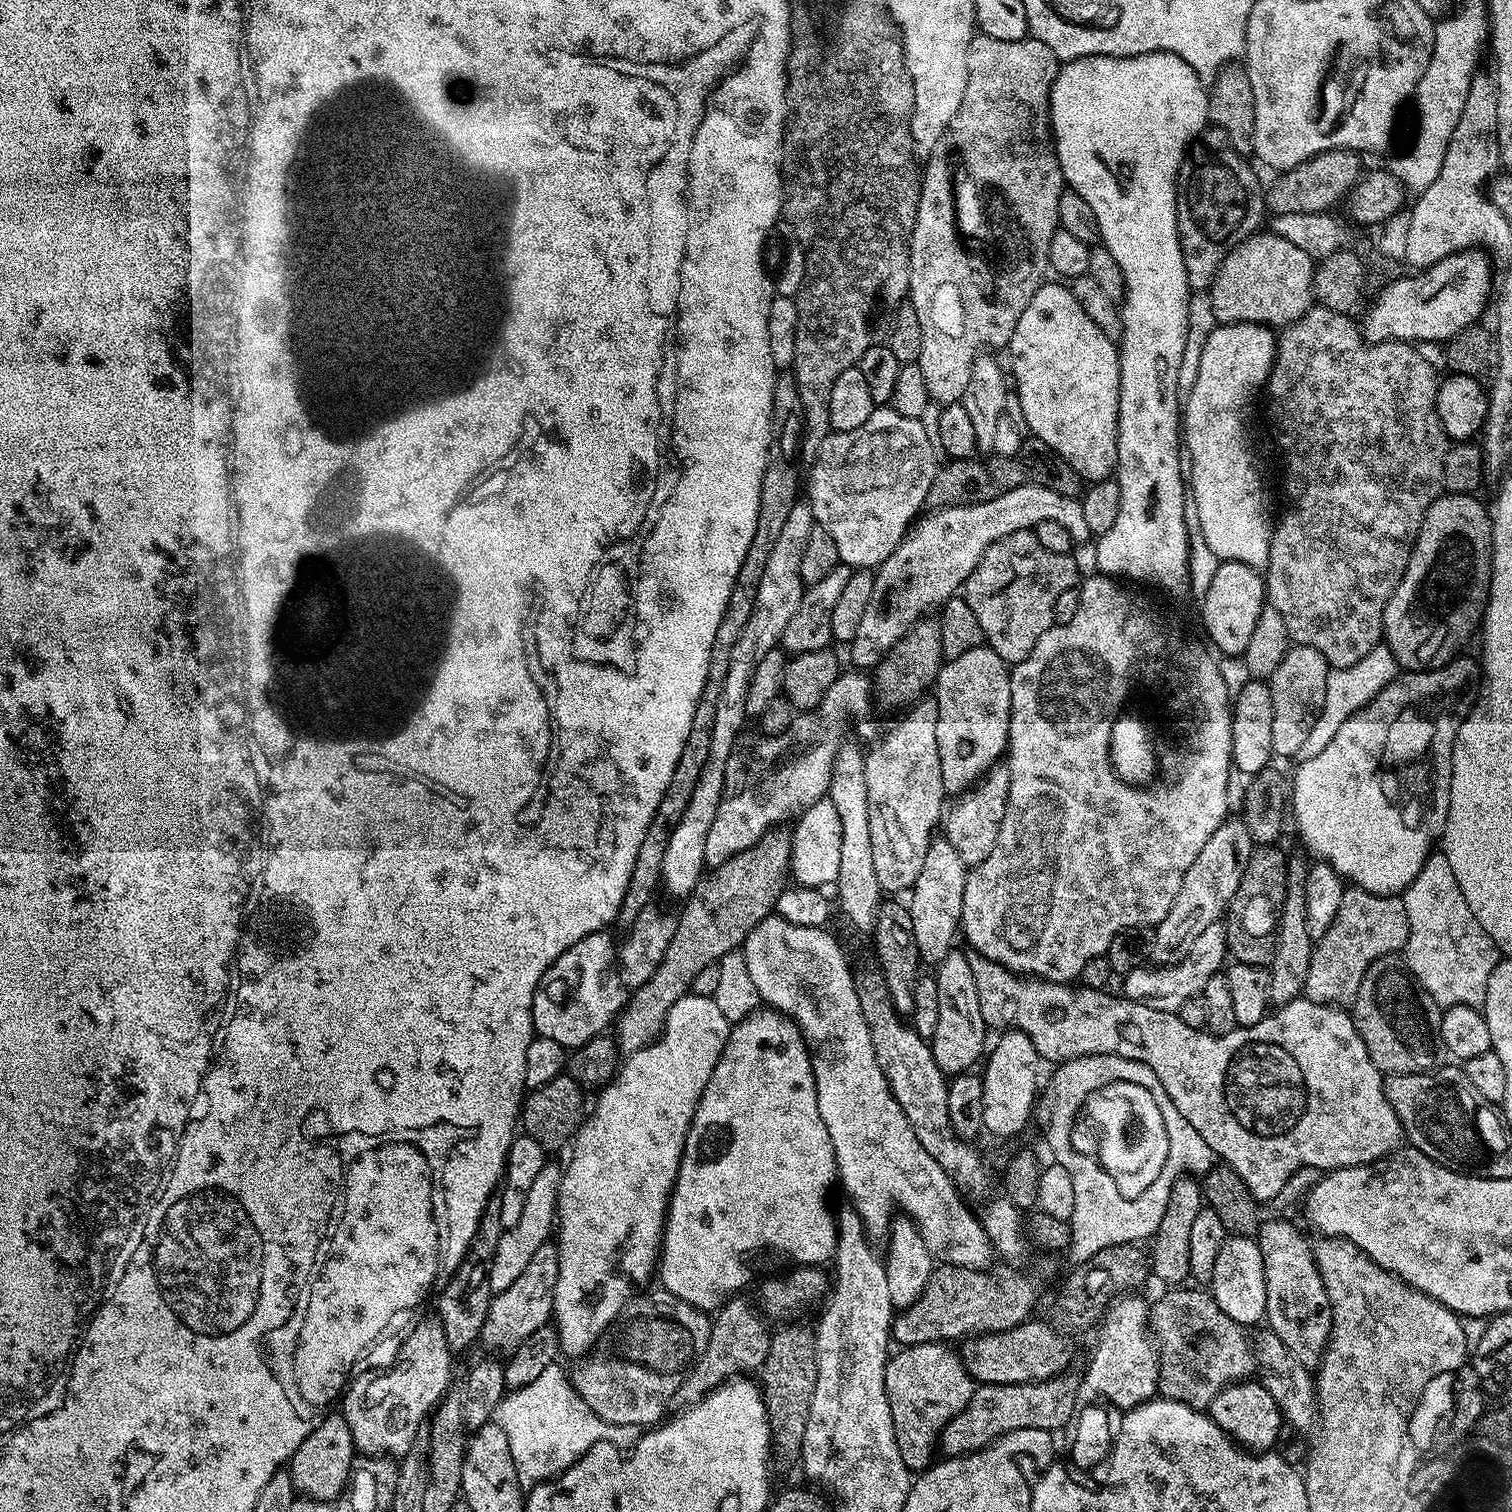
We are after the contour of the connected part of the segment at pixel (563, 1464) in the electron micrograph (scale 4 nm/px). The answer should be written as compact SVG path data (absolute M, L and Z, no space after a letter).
M559 1363L546 1366L546 1370L534 1382L524 1385L516 1391L509 1391L504 1401L496 1407L494 1423L502 1426L506 1438L510 1441L510 1454L514 1454L514 1466L518 1470L518 1482L525 1490L531 1490L537 1484L543 1484L561 1476L567 1468L574 1466L599 1440L608 1440L617 1446L631 1445L637 1439L638 1430L629 1424L608 1424L574 1390L566 1372L560 1369Z

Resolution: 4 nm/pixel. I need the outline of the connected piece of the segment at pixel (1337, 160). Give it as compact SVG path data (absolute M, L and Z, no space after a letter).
M1349 148L1326 150L1312 156L1298 166L1281 171L1280 176L1266 188L1266 208L1272 216L1278 214L1318 214L1328 212L1336 203L1352 195L1352 189L1360 183L1361 153L1351 152Z

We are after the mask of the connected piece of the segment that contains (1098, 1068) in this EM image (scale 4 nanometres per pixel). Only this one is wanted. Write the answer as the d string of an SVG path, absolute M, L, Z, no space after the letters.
M1096 1055L1082 1056L1078 1059L1065 1061L1053 1069L1052 1076L1052 1098L1050 1100L1050 1124L1048 1126L1048 1146L1052 1152L1051 1159L1058 1165L1065 1167L1070 1174L1073 1185L1076 1184L1076 1176L1080 1172L1072 1172L1072 1168L1088 1168L1092 1176L1100 1176L1100 1184L1111 1184L1110 1174L1101 1169L1100 1164L1092 1158L1079 1157L1065 1140L1065 1132L1070 1130L1071 1118L1075 1111L1075 1106L1080 1106L1090 1095L1096 1094L1100 1088L1113 1084L1116 1081L1134 1082L1137 1086L1142 1086L1150 1098L1154 1098L1154 1103L1163 1109L1164 1119L1167 1121L1165 1136L1168 1139L1167 1164L1161 1171L1161 1184L1148 1196L1146 1203L1152 1204L1152 1208L1160 1208L1160 1215L1166 1212L1166 1203L1169 1201L1168 1190L1172 1188L1172 1183L1179 1176L1202 1176L1211 1171L1214 1167L1214 1157L1210 1146L1202 1142L1202 1134L1186 1122L1186 1118L1178 1116L1178 1106L1168 1100L1166 1090L1162 1090L1162 1082L1150 1070L1150 1066L1139 1064L1133 1060L1124 1060L1119 1055Z

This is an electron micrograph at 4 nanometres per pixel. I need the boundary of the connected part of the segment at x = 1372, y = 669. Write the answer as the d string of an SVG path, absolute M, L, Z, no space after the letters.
M1385 644L1376 645L1370 654L1362 658L1362 661L1350 667L1331 669L1326 680L1326 699L1323 702L1322 711L1318 714L1318 719L1314 722L1309 737L1305 739L1305 744L1299 750L1297 759L1304 762L1322 754L1327 743L1338 734L1338 728L1342 722L1353 713L1363 709L1384 689L1386 684L1396 678L1397 674L1398 665L1393 658L1392 651Z

